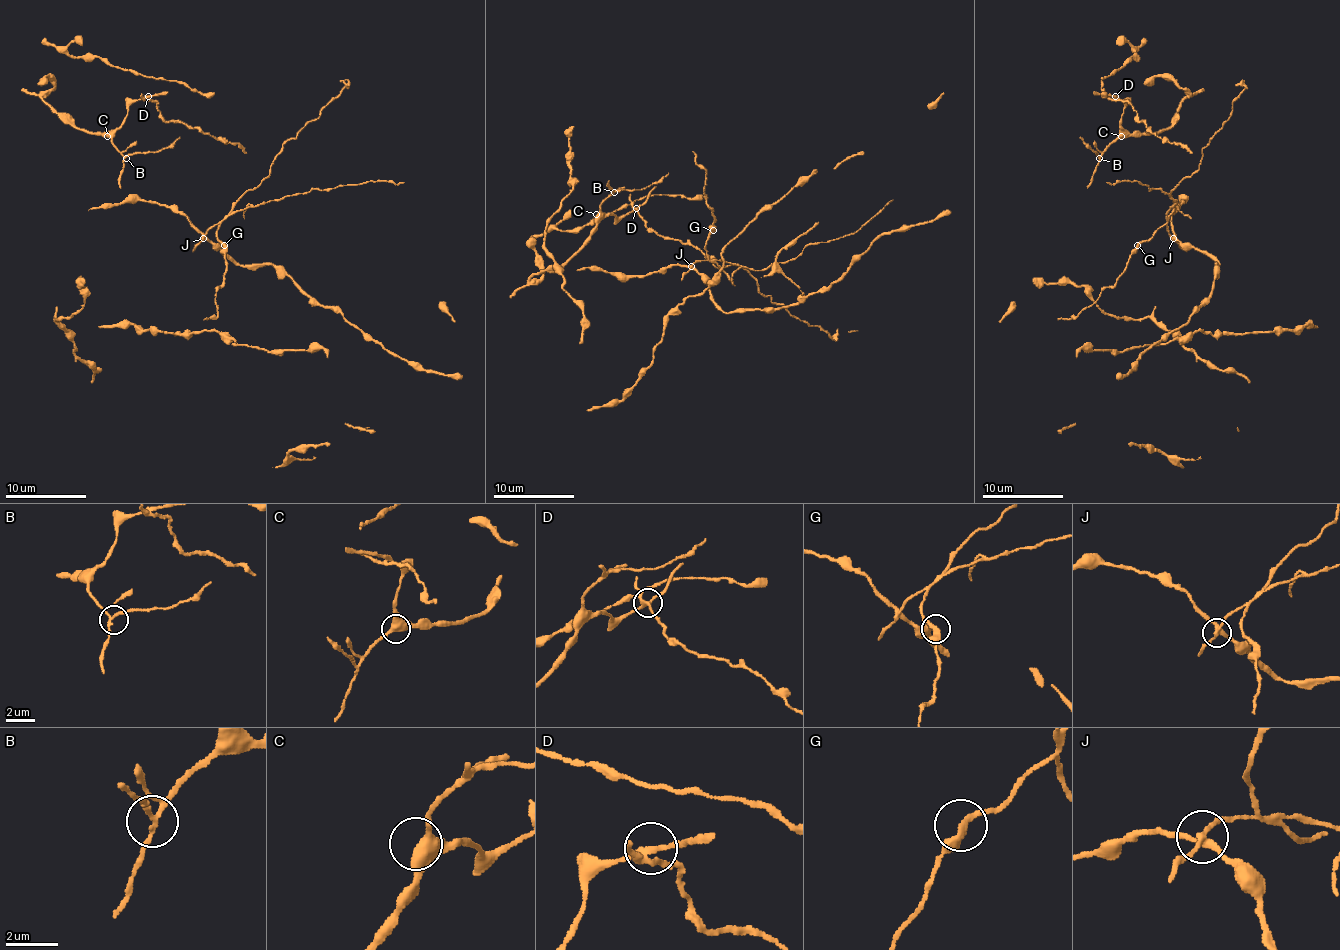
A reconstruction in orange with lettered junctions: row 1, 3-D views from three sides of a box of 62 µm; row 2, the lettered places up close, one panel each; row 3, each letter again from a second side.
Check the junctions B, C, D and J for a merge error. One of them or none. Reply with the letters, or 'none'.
J

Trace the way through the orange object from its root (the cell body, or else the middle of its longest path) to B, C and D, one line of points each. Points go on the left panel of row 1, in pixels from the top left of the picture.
B: (247, 152), (236, 142), (168, 122), (154, 102), (144, 98), (128, 108), (112, 138), (126, 158)
C: (247, 152), (236, 142), (168, 122), (146, 98), (136, 100), (126, 120), (107, 136)
D: (247, 152), (236, 142), (222, 142), (202, 130), (180, 122), (168, 122), (148, 96)

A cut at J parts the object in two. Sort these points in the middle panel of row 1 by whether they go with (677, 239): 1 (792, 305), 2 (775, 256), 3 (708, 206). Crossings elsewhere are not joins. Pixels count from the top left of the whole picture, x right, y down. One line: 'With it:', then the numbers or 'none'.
With it: 1, 2

